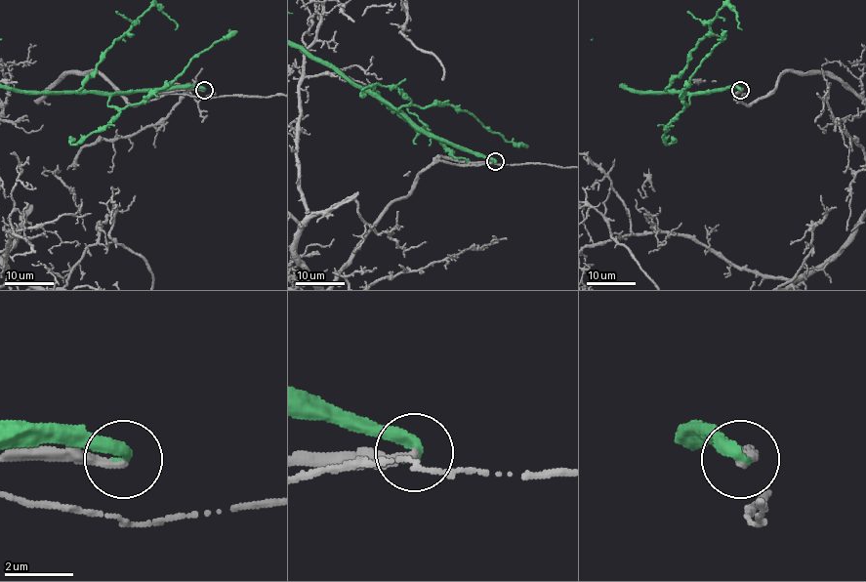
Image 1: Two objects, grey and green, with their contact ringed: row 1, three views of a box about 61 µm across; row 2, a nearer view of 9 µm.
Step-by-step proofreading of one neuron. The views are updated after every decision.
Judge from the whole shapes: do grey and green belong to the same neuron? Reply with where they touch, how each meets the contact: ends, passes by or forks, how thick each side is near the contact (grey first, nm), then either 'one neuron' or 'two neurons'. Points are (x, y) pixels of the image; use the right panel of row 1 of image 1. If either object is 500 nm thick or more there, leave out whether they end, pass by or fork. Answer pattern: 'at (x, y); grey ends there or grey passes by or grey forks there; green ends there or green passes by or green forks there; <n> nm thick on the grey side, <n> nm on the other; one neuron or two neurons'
at (740, 90); grey ends there; green ends there; 170 nm thick on the grey side, 360 nm on the other; two neurons

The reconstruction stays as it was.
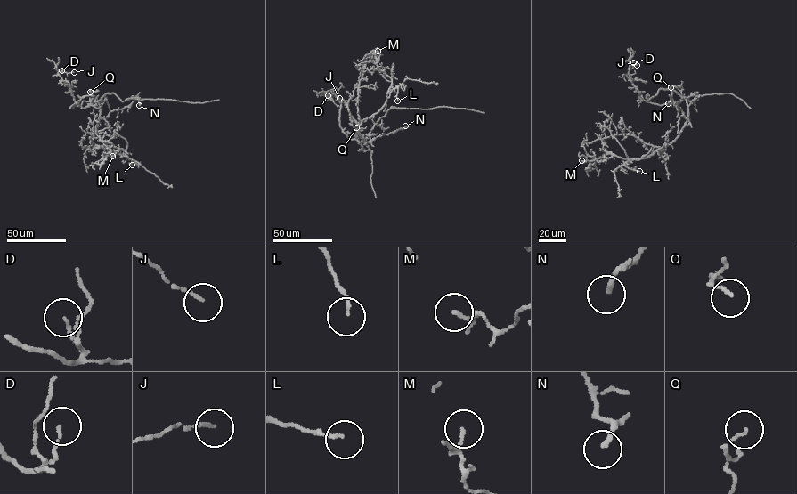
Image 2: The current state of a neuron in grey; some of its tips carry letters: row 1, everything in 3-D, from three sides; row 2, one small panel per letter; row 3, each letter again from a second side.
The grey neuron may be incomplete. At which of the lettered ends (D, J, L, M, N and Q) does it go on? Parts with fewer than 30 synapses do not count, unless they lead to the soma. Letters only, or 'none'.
none

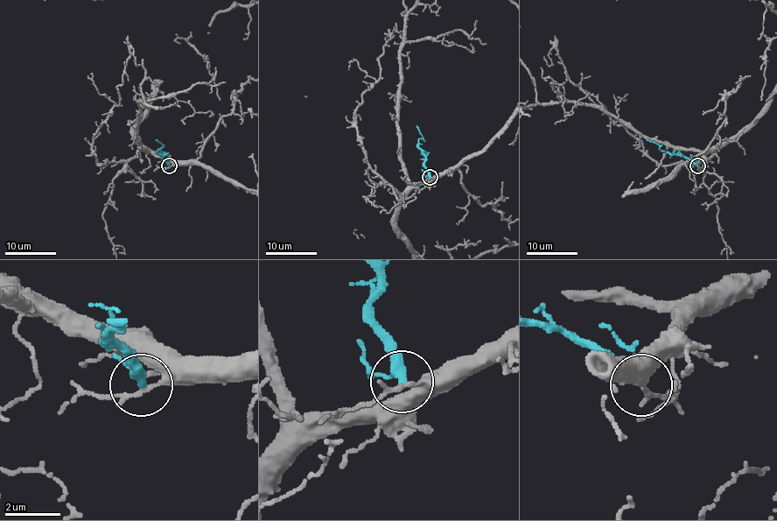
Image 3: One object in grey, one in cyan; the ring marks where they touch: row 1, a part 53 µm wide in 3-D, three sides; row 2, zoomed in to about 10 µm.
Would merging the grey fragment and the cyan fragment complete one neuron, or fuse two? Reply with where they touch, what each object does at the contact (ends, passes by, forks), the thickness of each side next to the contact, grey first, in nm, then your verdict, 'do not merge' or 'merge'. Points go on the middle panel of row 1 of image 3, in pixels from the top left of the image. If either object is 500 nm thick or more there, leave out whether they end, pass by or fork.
place (430, 177); grey passes by; cyan passes by; calibres 140 and 240 nm; do not merge

